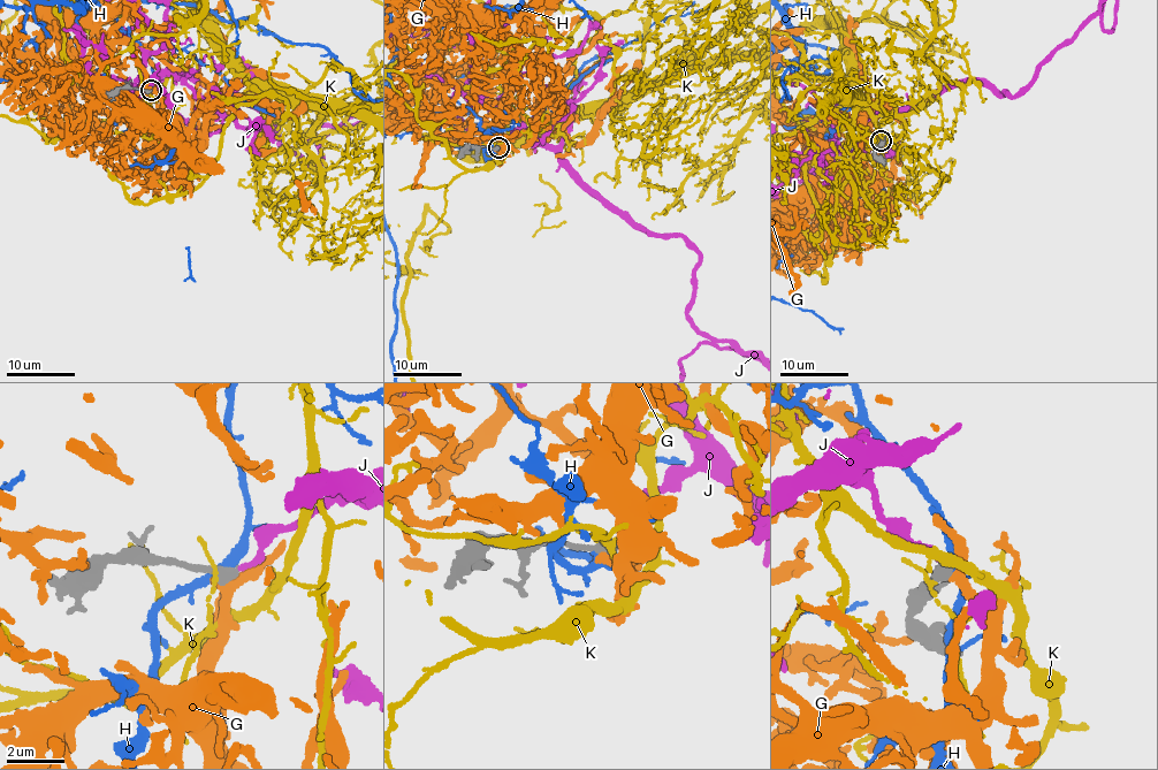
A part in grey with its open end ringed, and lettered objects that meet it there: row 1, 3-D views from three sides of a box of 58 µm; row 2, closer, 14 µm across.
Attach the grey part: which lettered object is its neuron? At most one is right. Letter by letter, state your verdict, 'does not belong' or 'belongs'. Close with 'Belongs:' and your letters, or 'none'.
G: does not belong
H: does not belong
J: belongs
K: does not belong
Belongs: J

